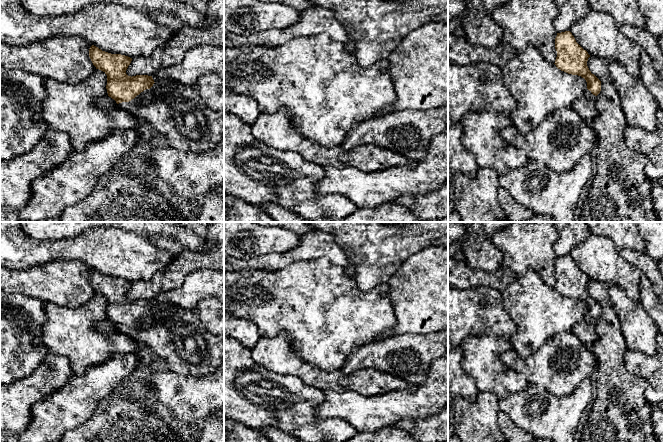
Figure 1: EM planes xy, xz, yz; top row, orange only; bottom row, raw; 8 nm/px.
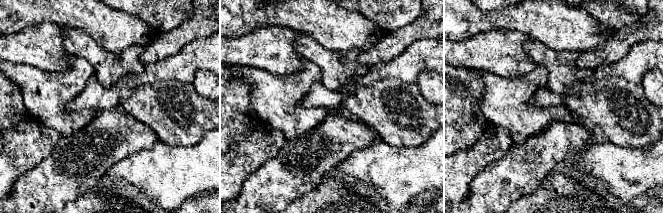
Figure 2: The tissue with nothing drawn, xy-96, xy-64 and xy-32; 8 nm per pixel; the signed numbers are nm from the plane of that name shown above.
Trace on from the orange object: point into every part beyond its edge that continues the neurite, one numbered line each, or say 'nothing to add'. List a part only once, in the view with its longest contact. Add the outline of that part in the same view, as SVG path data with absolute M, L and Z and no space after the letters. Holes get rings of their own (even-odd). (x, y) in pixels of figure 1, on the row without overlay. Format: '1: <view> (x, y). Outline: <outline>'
1: xy (180, 340). Outline: M171 305L169 315L146 326L143 320L150 313L144 314L129 326L119 327L118 330L149 352L155 353L167 364L169 371L184 376L203 377L213 373L224 360L224 336L215 336L207 331L194 310ZM154 307L150 313L156 313L158 309Z

